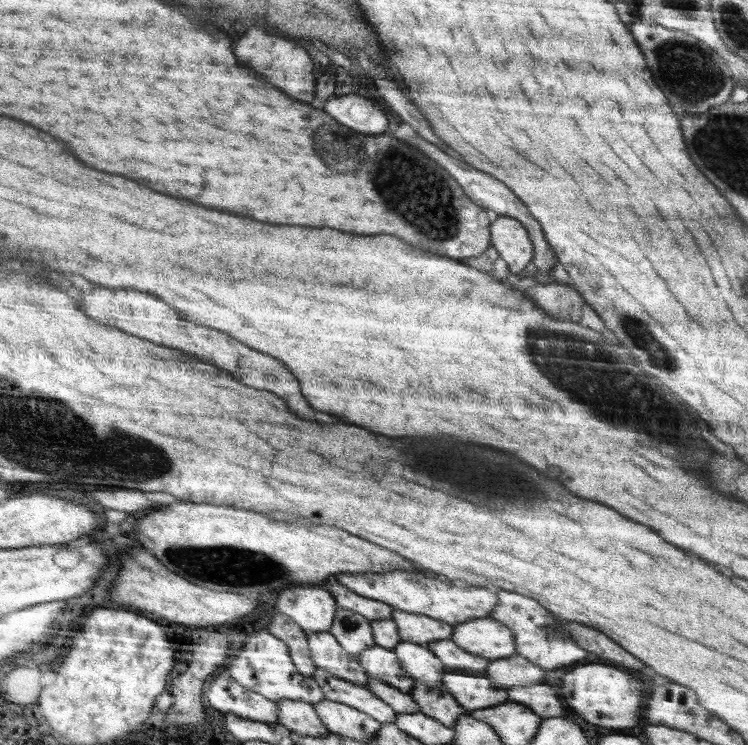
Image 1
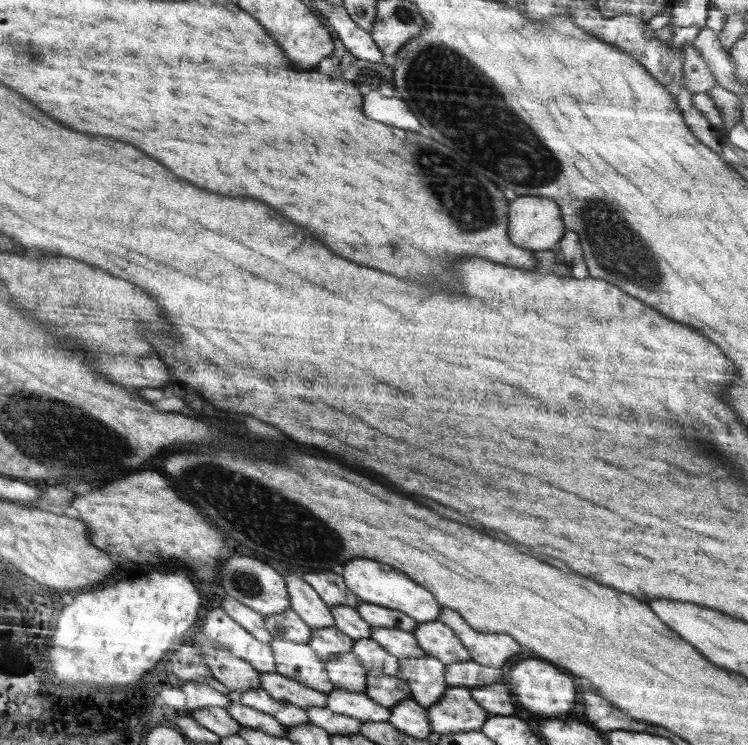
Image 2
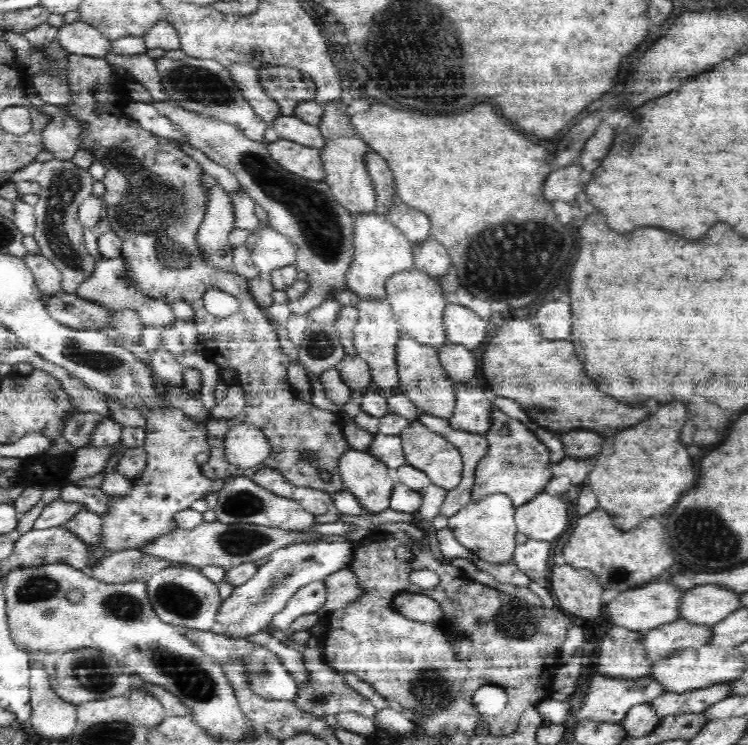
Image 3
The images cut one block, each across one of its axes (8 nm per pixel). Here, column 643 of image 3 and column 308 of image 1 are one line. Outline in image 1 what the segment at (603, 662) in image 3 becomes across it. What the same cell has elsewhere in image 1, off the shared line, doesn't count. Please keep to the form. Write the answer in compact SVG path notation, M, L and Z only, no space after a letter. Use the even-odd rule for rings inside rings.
M277 613L274 614L270 628L276 638L283 639L287 643L291 659L296 669L301 675L312 677L317 665L312 661L311 653L308 646L308 632L304 631L288 615Z

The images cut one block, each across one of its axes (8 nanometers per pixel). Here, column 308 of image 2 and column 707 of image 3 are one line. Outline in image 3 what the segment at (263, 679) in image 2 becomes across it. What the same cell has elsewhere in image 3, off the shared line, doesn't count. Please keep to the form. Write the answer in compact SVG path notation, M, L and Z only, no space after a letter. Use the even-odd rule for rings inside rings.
M731 681L714 684L688 692L665 692L651 700L649 705L656 711L662 721L668 715L703 713L709 706L729 696Z

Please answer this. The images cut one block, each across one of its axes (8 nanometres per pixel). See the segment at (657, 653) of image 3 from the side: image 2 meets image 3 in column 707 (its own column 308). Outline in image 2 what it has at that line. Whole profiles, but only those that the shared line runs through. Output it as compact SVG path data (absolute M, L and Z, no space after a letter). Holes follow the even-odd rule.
M291 608L288 611L265 616L265 628L274 638L308 643L314 631Z

